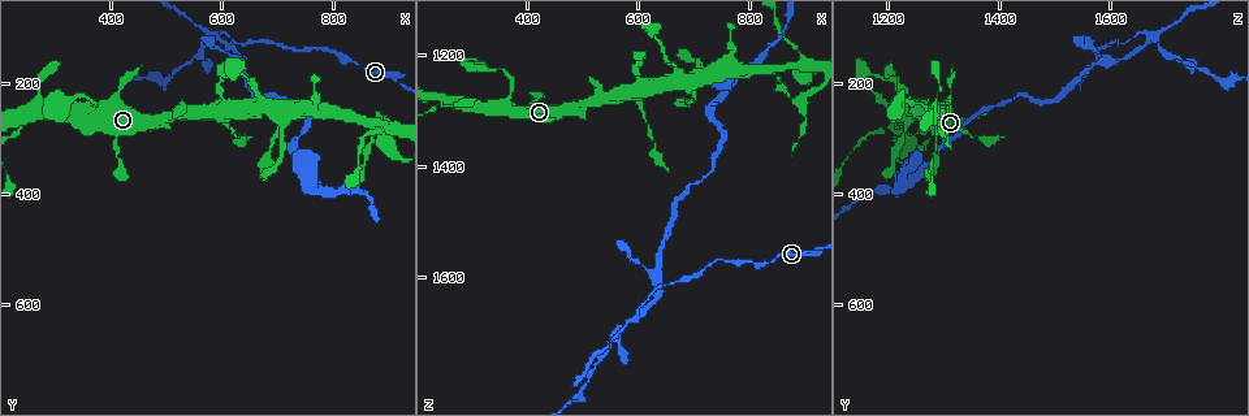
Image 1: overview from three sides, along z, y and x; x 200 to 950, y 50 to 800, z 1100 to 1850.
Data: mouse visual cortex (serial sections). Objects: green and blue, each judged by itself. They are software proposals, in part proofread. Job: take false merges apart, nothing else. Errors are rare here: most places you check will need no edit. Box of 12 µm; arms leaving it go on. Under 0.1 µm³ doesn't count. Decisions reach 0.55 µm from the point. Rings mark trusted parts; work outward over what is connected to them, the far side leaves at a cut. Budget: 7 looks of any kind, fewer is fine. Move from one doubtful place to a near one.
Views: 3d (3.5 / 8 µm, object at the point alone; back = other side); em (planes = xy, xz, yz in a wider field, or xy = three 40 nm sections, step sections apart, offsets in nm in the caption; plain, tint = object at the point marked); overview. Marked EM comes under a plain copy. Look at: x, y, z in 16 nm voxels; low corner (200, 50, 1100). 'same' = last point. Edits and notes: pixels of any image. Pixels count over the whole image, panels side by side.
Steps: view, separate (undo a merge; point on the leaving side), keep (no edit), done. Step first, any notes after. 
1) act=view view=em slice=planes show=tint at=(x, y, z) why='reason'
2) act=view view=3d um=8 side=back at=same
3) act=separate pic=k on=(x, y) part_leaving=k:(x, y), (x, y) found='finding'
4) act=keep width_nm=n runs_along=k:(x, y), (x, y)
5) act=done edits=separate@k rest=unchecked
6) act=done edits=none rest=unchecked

act=view view=3d um=3.5 at=(345, 225, 1230) why='a narrow waist'

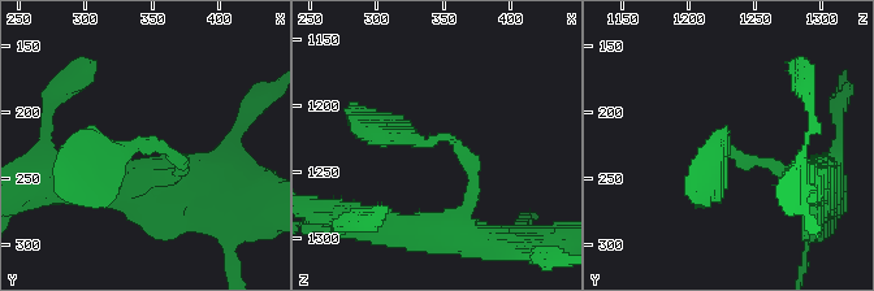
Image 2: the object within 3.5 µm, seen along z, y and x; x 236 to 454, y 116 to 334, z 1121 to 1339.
act=view view=em slice=xy step=2 show=tint at=(344, 222, 1228) why='shape alone is not enough'

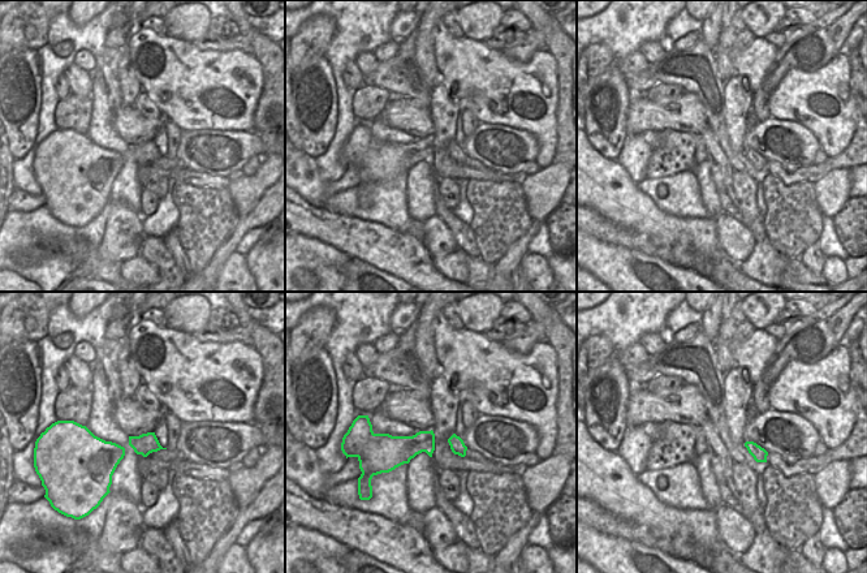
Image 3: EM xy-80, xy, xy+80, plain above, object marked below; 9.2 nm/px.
act=view view=em slice=xy step=1 show=tint at=same why='another direction'

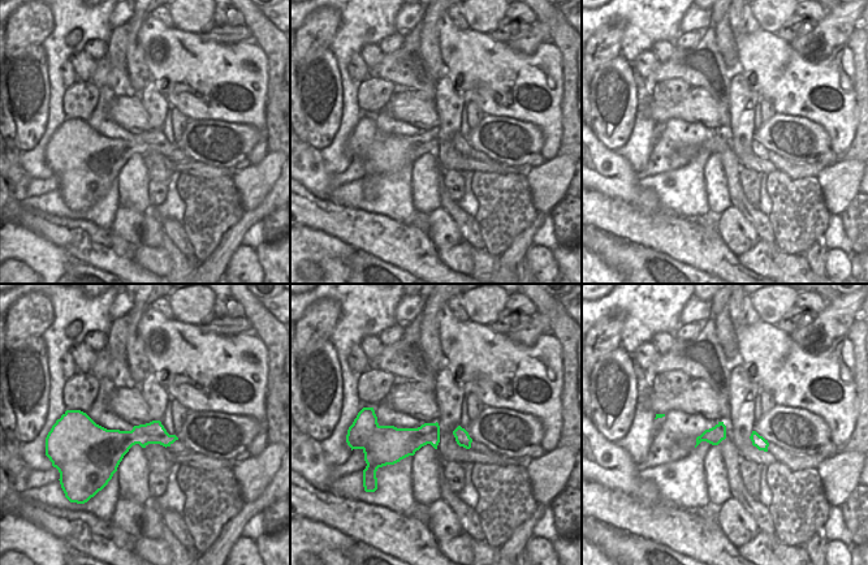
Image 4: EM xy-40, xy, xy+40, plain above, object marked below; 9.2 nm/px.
act=keep width_nm=220 runs_along=2:(182, 169), (146, 142), (78, 186) found='one cell here'

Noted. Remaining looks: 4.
act=view view=3d um=3.5 at=(590, 125, 1680) why='two arms at a narrow angle'

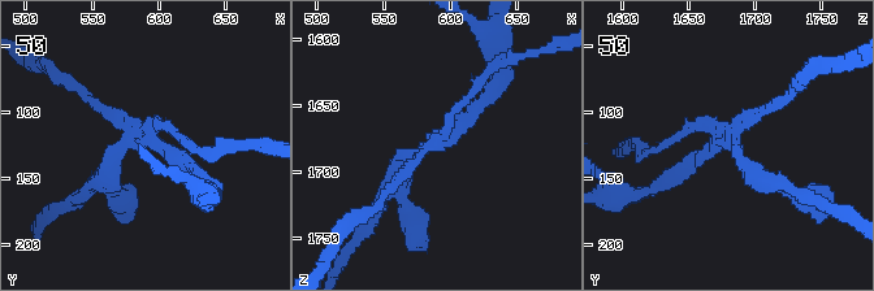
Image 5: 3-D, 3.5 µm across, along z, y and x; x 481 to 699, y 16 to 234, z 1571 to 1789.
act=view view=em slice=xy step=2 show=tint at=(594, 122, 1674) arms=4 arm_widths_nm=100,150,200,200 why='need the tissue'

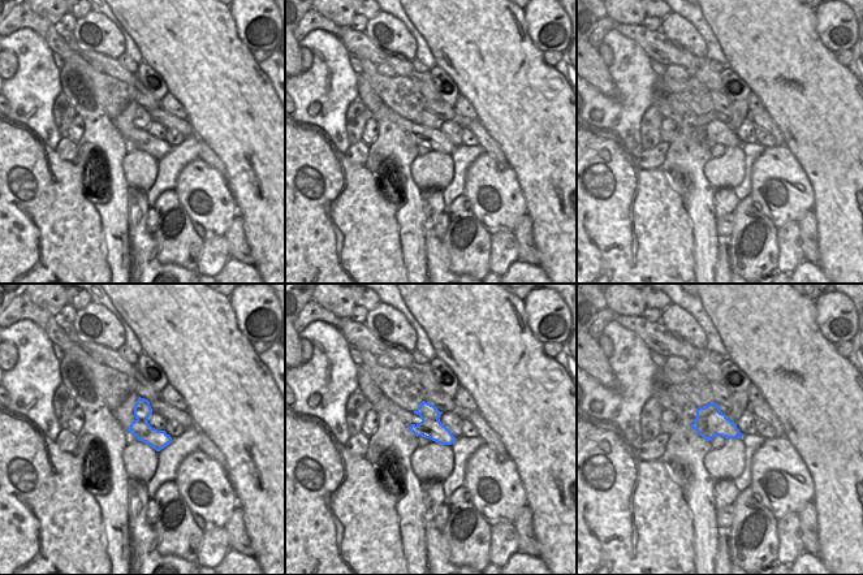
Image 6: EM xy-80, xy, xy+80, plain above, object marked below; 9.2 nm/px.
act=view view=em slice=xy step=1 show=tint at=same

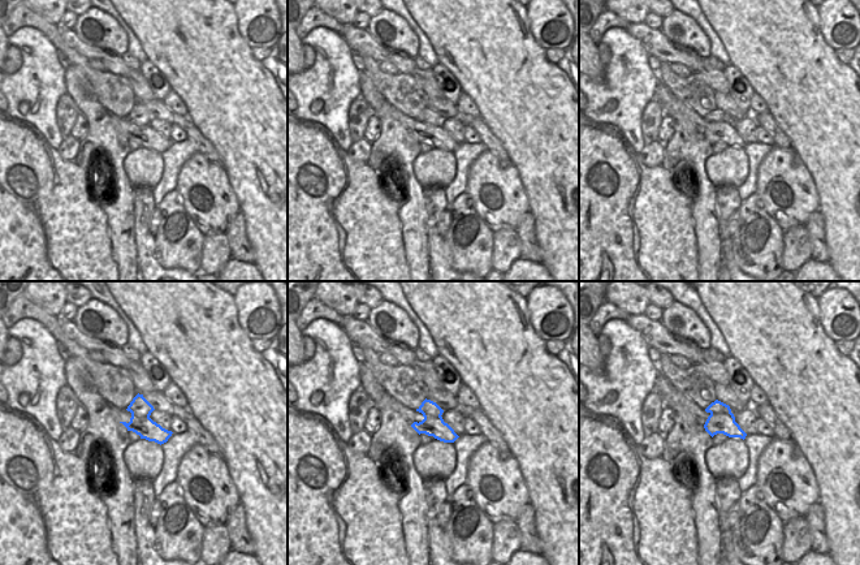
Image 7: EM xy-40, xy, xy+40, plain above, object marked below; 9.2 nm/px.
act=separate pic=5 on=(115, 176) width_nm=220 part_leaving=5:(151, 135), (195, 170), (207, 195) found='two cells meet here'

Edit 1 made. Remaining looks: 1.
act=done edits=separate@5 rest=unchecked

